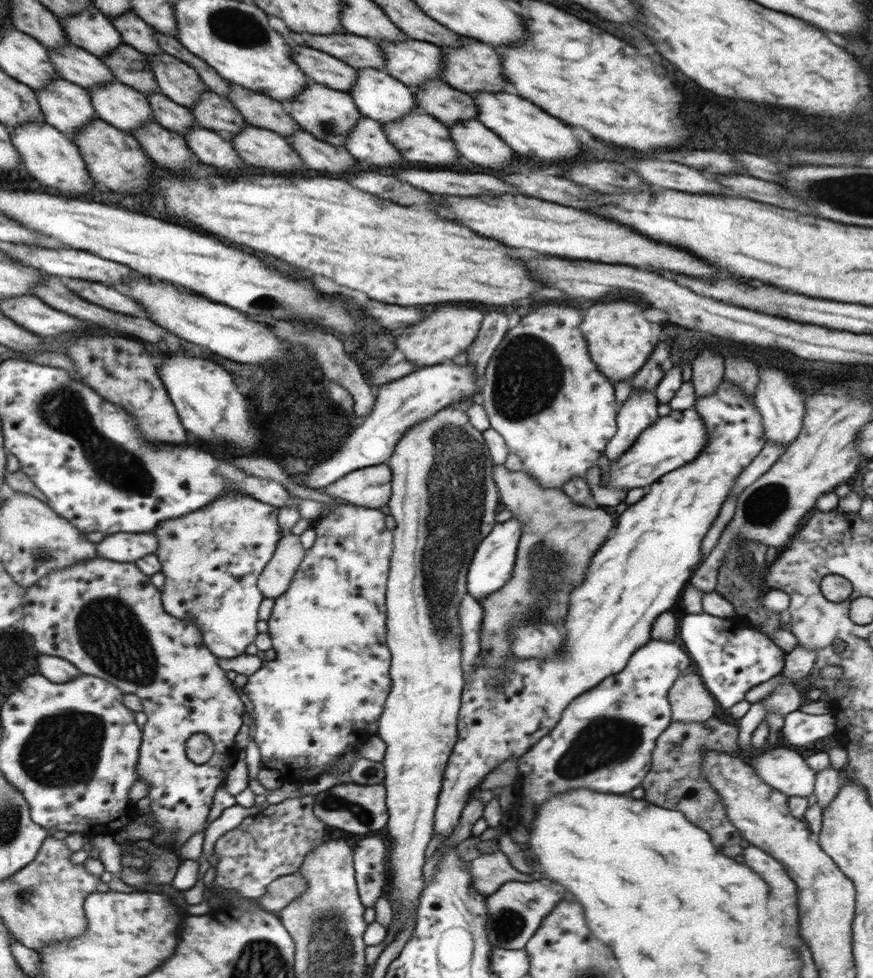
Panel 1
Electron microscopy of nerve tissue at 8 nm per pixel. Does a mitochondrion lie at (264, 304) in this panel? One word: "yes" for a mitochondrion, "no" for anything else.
yes

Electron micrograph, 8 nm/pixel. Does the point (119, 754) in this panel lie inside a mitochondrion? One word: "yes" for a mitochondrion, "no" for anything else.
yes

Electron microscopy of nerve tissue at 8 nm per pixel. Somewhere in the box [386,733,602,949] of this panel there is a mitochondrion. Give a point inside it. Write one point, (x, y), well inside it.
(508, 924)

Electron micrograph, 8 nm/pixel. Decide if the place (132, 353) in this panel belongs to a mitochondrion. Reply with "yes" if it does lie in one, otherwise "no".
no

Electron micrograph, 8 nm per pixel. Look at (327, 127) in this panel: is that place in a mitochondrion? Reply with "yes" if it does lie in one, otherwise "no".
yes

